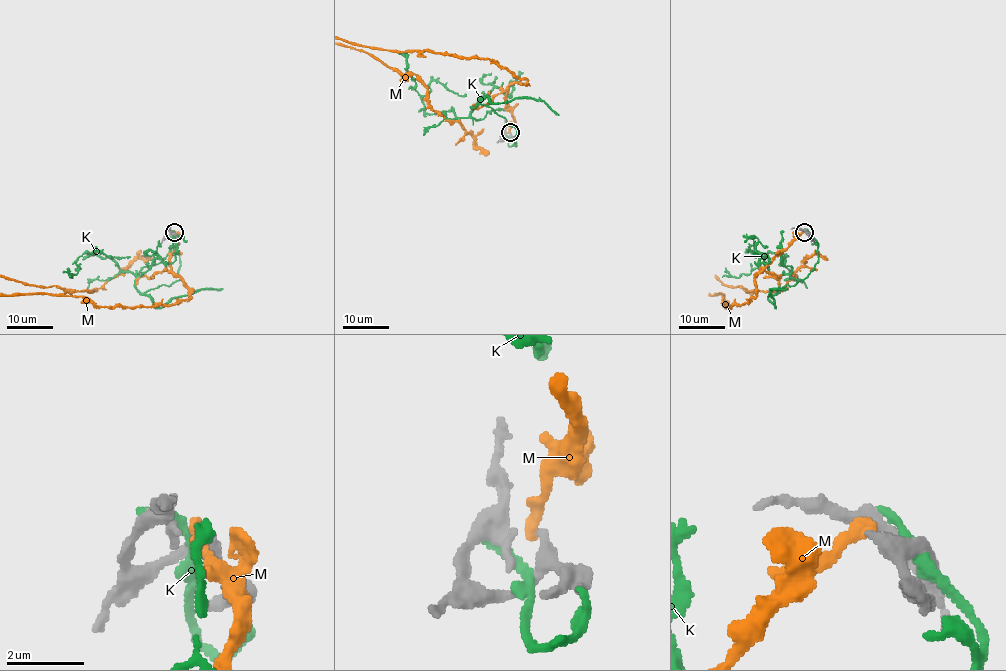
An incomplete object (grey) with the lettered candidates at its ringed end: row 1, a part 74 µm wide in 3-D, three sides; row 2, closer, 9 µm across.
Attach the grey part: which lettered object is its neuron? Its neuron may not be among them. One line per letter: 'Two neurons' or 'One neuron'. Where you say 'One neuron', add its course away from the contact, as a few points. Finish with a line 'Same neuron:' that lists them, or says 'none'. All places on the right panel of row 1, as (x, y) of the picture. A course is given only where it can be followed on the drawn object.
K: Two neurons
M: Two neurons
Same neuron: none

